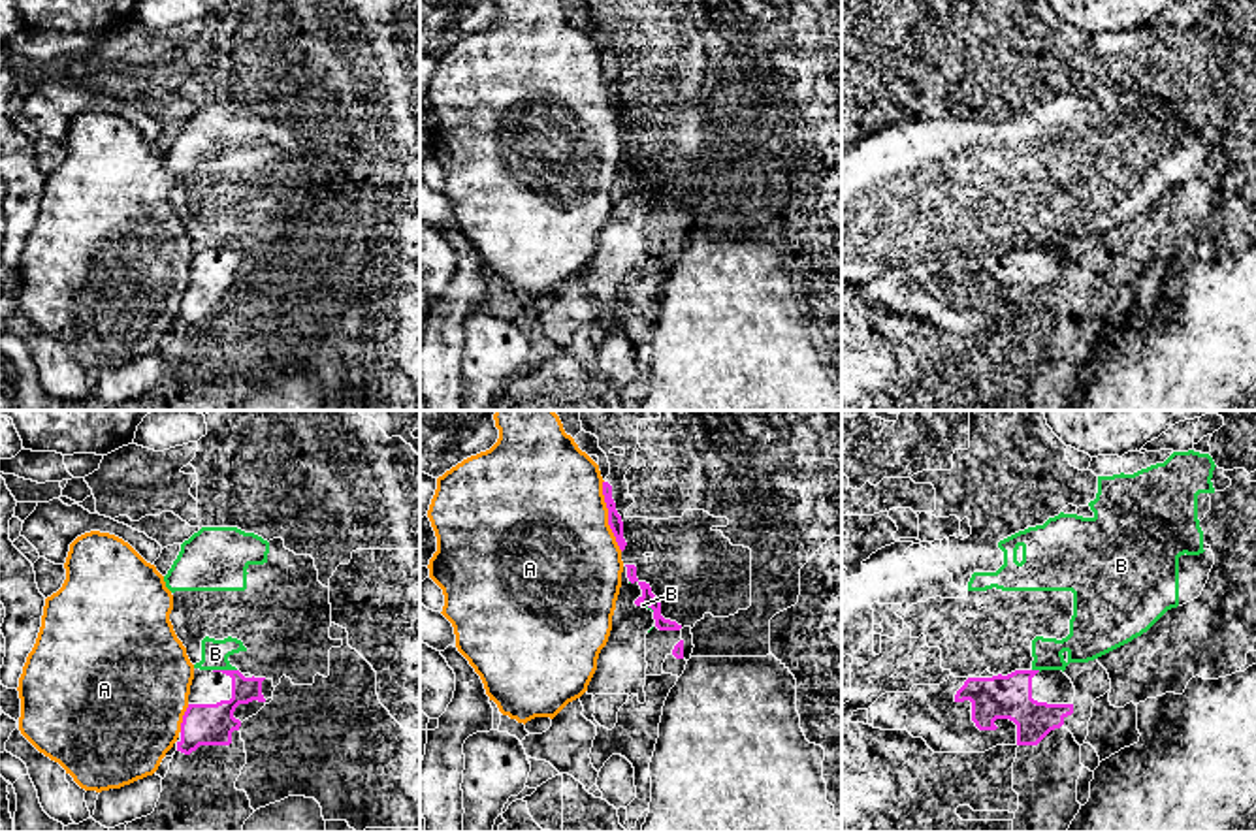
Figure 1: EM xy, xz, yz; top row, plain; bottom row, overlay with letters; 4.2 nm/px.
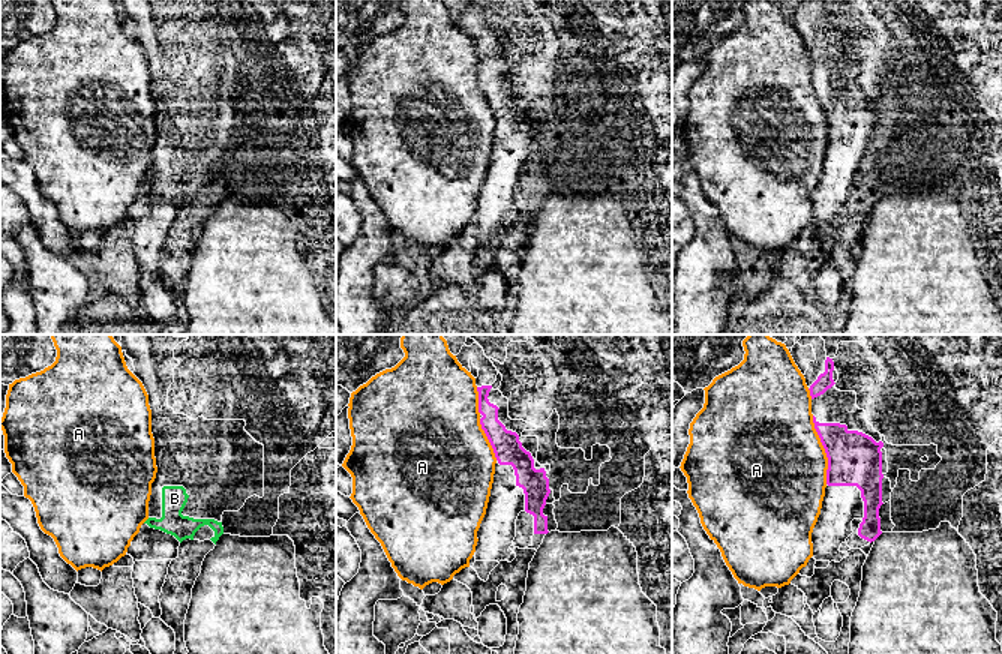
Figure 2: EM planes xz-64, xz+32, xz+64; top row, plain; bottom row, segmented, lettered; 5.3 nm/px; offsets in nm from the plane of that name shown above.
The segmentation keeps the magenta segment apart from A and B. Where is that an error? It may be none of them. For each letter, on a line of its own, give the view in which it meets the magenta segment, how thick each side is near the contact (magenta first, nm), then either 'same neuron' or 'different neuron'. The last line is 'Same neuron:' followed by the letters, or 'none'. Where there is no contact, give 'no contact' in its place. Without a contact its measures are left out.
A: xz | 60/500 nm | different neuron
B: xy | 180/120 nm | different neuron
Same neuron: none

